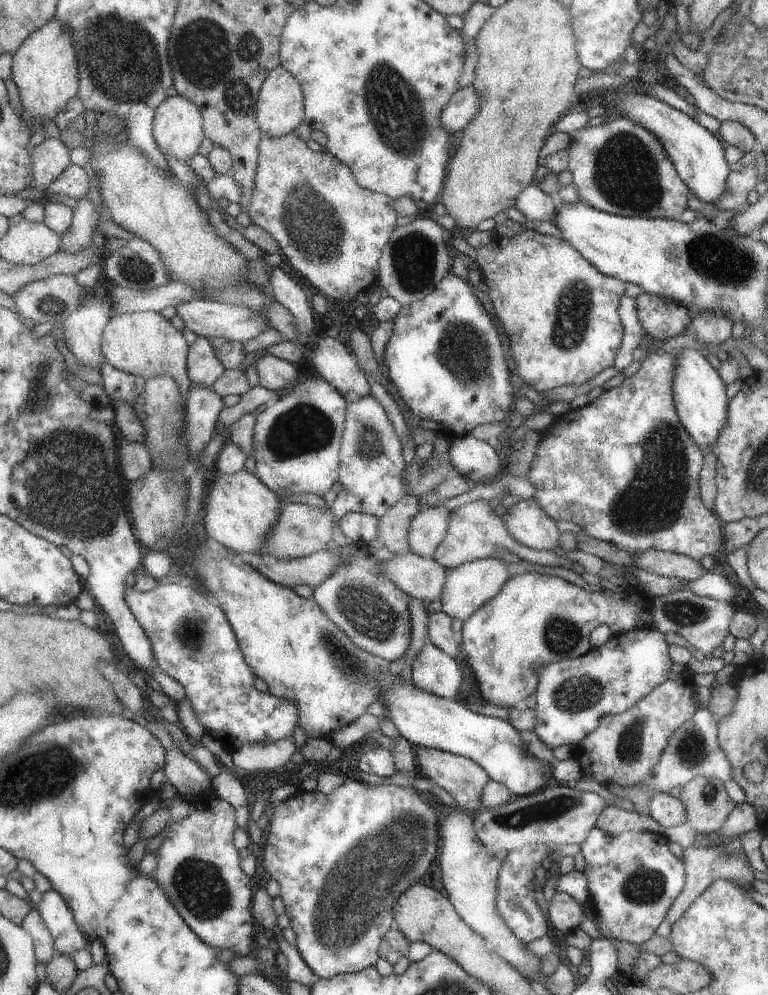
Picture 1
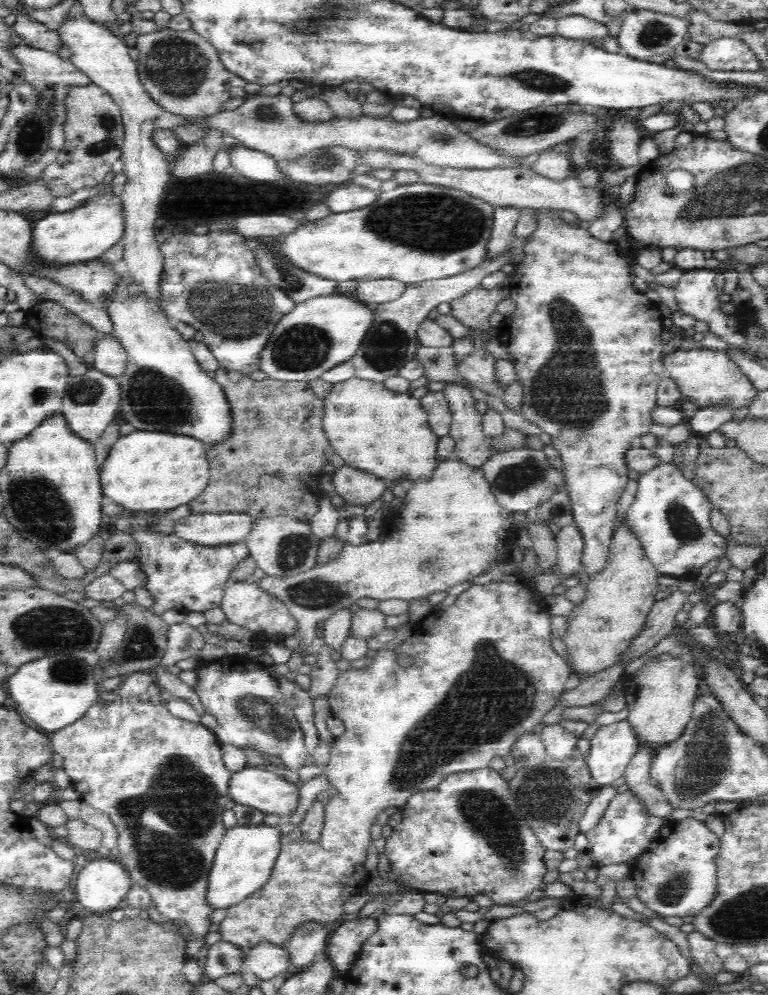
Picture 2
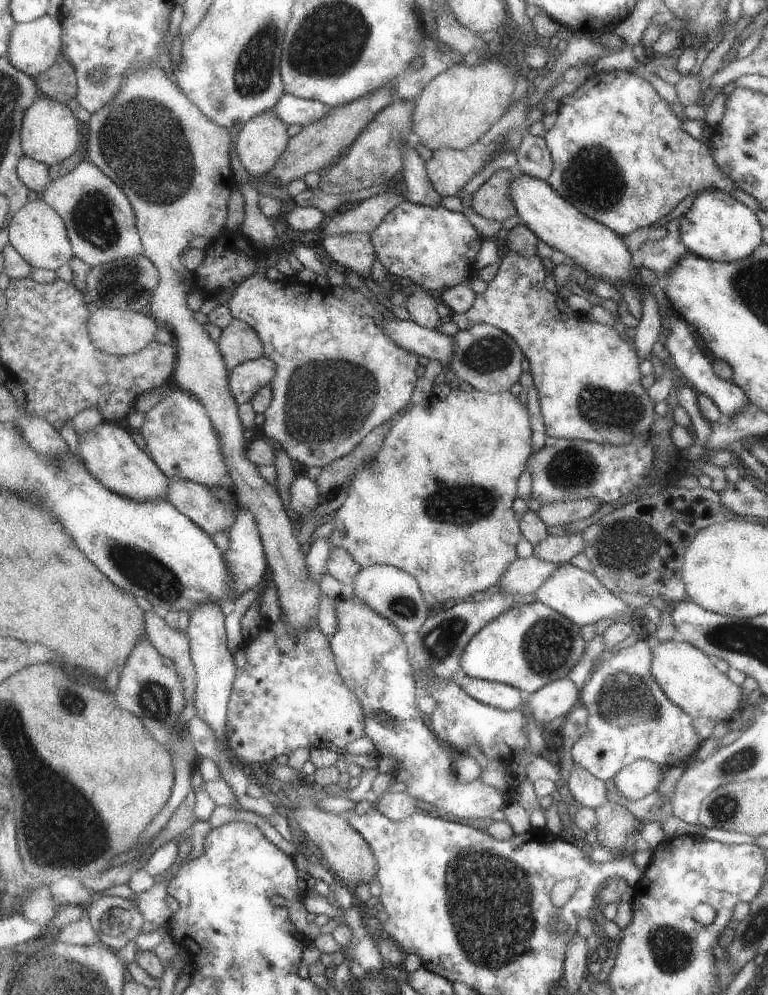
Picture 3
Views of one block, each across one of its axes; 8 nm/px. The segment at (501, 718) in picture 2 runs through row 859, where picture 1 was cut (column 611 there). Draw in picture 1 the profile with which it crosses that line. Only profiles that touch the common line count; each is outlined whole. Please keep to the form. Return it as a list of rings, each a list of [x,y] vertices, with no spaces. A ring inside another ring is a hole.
[[[525,229],[513,238],[491,235],[473,241],[473,248],[467,246],[467,250],[487,286],[493,312],[507,334],[514,372],[525,384],[537,391],[549,390],[553,386],[579,386],[613,365],[615,352],[623,338],[617,304],[625,294],[626,283],[601,274],[563,239],[531,229]]]

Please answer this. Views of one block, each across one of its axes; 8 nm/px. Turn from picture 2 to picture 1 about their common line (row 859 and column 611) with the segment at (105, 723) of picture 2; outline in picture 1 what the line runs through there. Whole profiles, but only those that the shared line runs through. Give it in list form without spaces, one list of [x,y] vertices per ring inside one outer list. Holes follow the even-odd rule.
[[[615,115],[606,122],[569,134],[567,166],[577,199],[583,204],[623,217],[677,219],[687,209],[689,188],[679,180],[659,140],[637,122]]]

